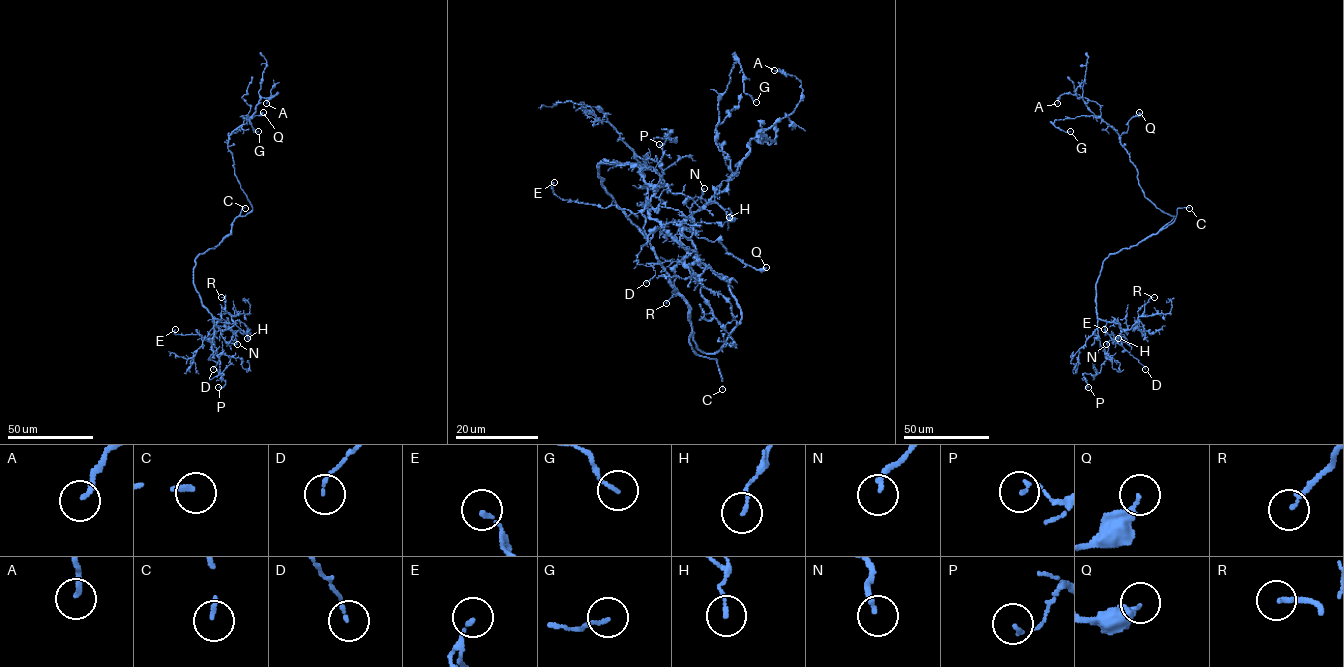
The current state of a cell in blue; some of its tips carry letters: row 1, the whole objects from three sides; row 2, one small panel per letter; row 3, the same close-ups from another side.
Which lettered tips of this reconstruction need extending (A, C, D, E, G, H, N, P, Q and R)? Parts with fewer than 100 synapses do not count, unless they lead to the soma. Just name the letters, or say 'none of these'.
C

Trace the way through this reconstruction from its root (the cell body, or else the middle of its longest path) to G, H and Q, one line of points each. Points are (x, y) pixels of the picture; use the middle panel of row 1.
G: (689, 311), (706, 353), (741, 318), (681, 224), (733, 175), (716, 125), (737, 60), (756, 102)
H: (689, 311), (598, 166), (651, 167), (667, 207), (692, 223), (729, 217)
Q: (689, 311), (692, 341), (706, 353), (741, 318), (728, 282), (698, 265), (683, 222), (766, 267)

